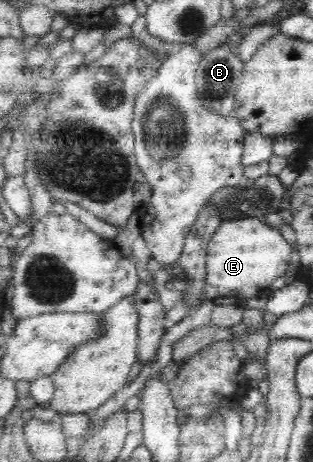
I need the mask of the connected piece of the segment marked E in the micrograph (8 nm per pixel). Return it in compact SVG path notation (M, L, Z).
M258 218L222 223L208 244L206 264L206 300L216 302L220 294L234 294L240 288L268 288L278 277L286 274L292 258L292 246L284 240L280 228L271 228Z

